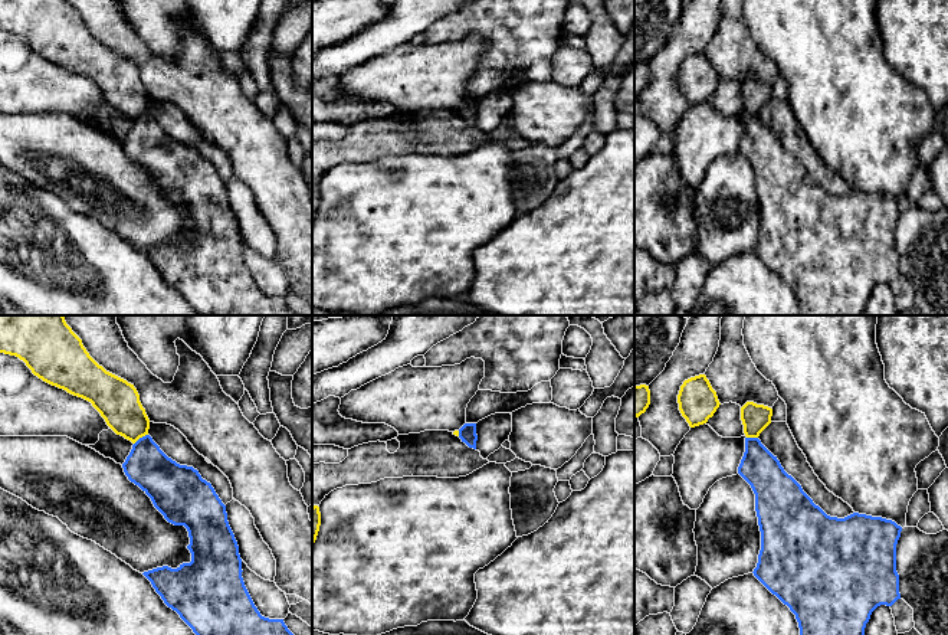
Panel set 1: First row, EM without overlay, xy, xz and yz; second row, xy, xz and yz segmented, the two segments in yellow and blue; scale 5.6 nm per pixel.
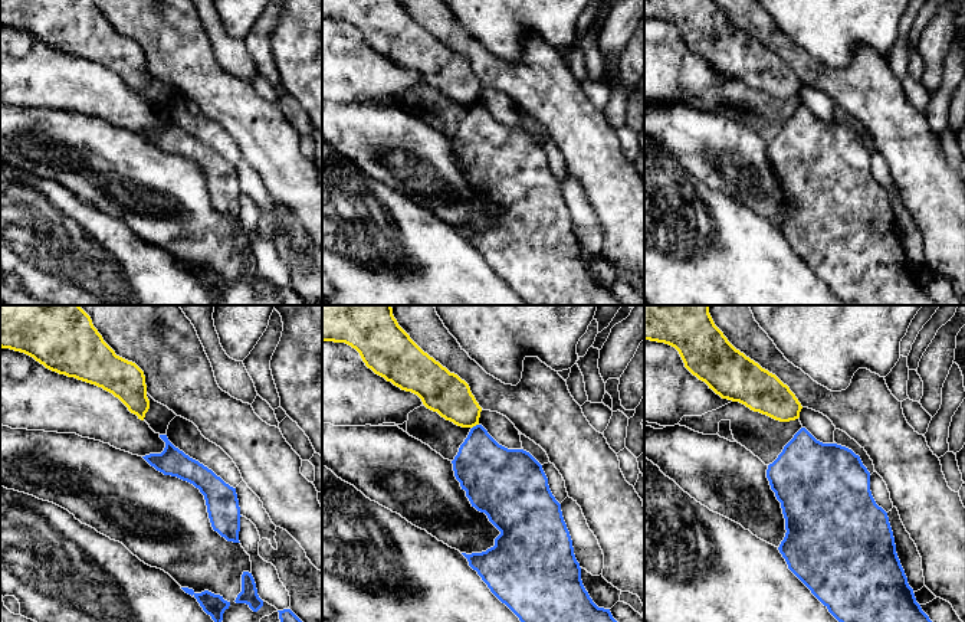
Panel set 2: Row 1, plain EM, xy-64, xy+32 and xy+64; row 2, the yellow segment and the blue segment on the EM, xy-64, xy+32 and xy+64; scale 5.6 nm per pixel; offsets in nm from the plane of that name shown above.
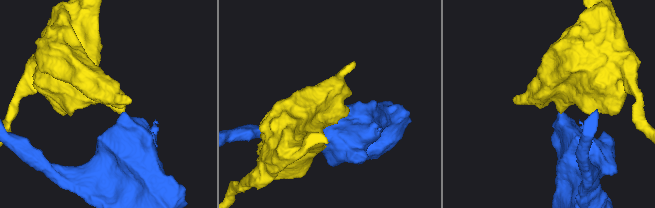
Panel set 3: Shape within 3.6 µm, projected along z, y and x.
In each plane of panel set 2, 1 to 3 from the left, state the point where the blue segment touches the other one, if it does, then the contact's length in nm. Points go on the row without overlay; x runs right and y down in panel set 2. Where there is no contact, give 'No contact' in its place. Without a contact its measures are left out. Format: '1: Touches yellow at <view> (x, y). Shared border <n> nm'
1: No contact
2: Touches yellow at xy+32 (475, 102). Shared border 50 nm
3: No contact

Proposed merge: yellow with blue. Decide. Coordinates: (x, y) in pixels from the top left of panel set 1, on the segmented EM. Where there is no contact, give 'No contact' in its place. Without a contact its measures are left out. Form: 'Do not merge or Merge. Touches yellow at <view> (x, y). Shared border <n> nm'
Do not merge. Touches yellow at xy (140, 437). Shared border 100 nm

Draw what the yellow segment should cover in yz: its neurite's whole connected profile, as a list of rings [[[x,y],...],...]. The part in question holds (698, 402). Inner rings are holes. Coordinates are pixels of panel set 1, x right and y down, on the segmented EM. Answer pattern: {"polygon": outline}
{"polygon": [[[705,374],[683,382],[678,395],[678,403],[682,416],[691,428],[706,423],[721,405]]]}

